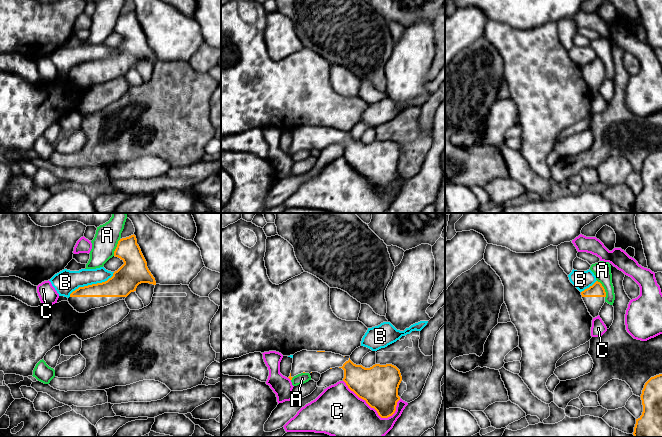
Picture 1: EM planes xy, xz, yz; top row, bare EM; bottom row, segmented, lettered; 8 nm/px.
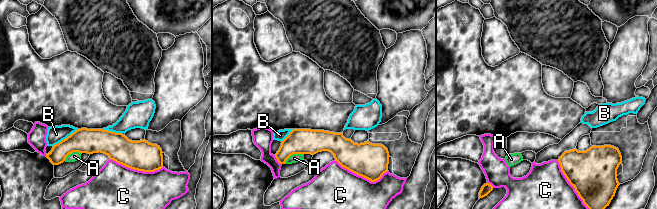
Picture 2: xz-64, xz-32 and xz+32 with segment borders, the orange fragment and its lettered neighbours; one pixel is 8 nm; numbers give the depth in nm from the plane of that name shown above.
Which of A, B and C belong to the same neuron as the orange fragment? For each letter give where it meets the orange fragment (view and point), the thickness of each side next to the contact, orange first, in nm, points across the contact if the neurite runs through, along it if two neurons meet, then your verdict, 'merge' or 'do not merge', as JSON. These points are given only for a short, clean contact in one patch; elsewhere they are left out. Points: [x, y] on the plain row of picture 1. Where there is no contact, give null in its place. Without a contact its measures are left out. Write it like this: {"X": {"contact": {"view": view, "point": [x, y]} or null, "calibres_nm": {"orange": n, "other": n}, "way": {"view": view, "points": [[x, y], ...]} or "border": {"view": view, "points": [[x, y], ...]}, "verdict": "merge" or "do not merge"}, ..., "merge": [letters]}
{"A": {"contact": {"view": "yz", "point": [604, 65]}, "calibres_nm": {"orange": 110, "other": 140}, "verdict": "do not merge"}, "B": {"contact": {"view": "xy", "point": [92, 60]}, "calibres_nm": {"orange": 200, "other": 190}, "verdict": "do not merge"}, "C": {"contact": {"view": "xz", "point": [369, 181]}, "calibres_nm": {"orange": 320, "other": 400}, "verdict": "do not merge"}, "merge": []}

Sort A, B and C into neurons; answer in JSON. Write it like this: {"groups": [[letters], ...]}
{"groups": [["A"], ["B"], ["C"]]}

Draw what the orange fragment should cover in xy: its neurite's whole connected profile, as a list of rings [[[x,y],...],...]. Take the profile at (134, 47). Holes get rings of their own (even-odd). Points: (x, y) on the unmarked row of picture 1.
[[[134,10],[118,17],[114,32],[120,34],[124,40],[107,57],[73,67],[68,78],[74,86],[85,89],[125,76],[141,59],[156,61]]]

